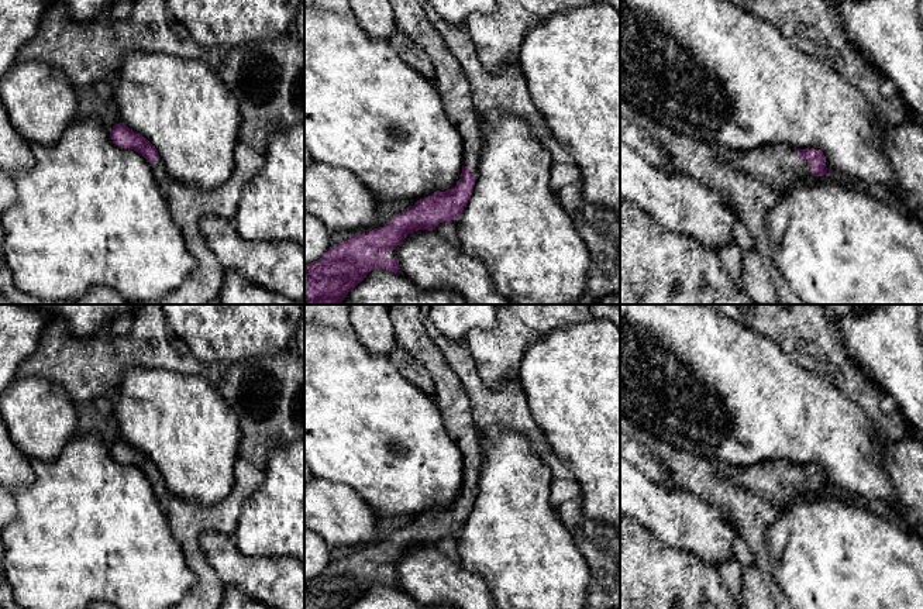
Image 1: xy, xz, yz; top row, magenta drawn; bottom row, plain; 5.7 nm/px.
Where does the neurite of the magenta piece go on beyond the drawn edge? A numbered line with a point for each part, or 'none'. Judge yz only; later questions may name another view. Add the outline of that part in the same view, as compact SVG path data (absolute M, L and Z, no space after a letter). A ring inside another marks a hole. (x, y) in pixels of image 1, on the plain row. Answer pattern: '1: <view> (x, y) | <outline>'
1: yz (778, 481) | M772 460L750 467L724 467L724 475L765 502L785 505L788 500L812 495L812 478L800 475L785 460Z

